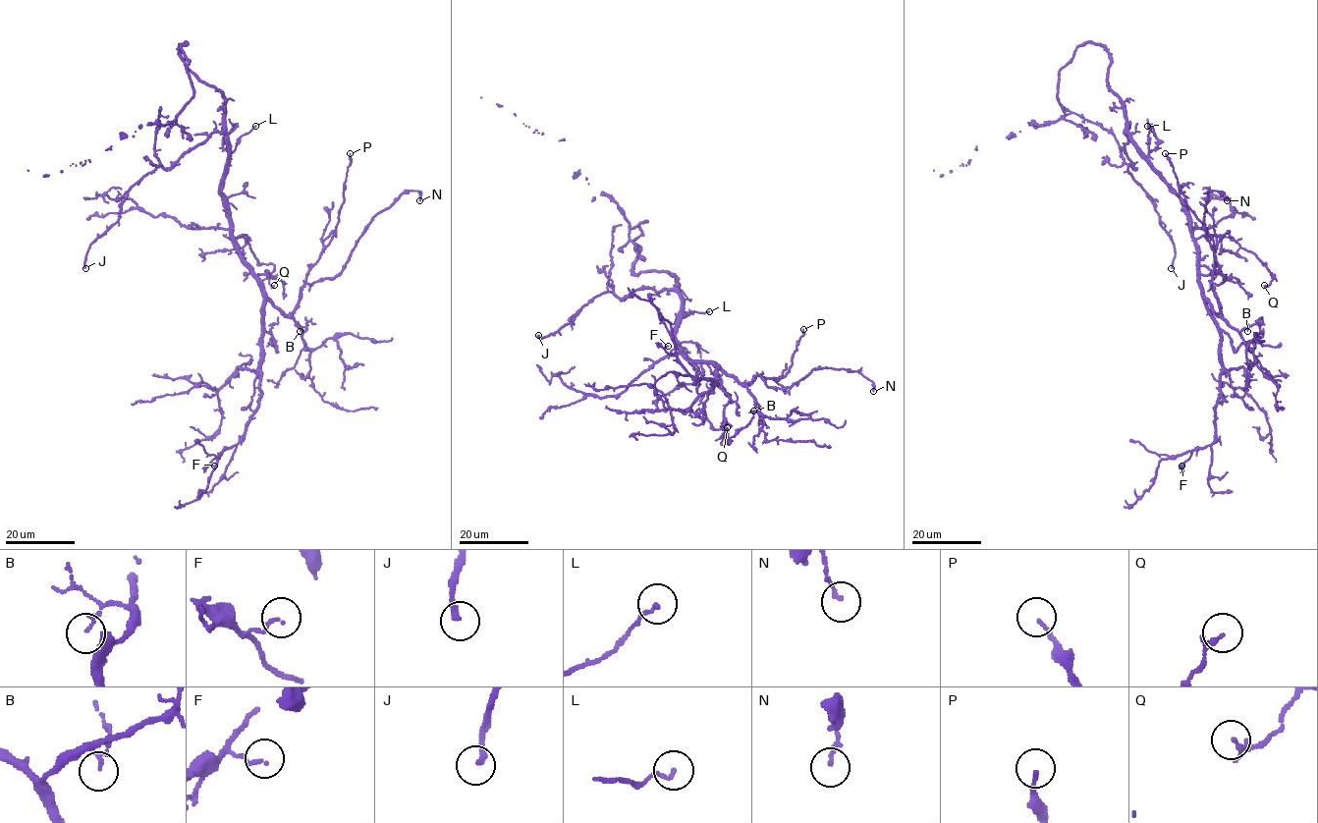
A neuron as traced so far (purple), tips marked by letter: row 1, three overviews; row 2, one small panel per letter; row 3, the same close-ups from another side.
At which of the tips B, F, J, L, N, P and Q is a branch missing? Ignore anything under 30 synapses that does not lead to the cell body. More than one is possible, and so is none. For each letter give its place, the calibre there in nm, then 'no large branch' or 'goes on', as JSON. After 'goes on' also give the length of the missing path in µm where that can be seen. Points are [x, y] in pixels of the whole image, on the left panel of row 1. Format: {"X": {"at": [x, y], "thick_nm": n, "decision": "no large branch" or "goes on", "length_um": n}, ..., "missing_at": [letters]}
{"B": {"at": [300, 331], "thick_nm": 130, "decision": "no large branch"}, "F": {"at": [214, 466], "thick_nm": 120, "decision": "no large branch"}, "J": {"at": [85, 268], "thick_nm": 200, "decision": "goes on", "length_um": 25}, "L": {"at": [255, 126], "thick_nm": 120, "decision": "no large branch"}, "N": {"at": [419, 200], "thick_nm": 120, "decision": "no large branch"}, "P": {"at": [350, 153], "thick_nm": 140, "decision": "no large branch"}, "Q": {"at": [274, 285], "thick_nm": 200, "decision": "no large branch"}, "missing_at": ["J"]}

